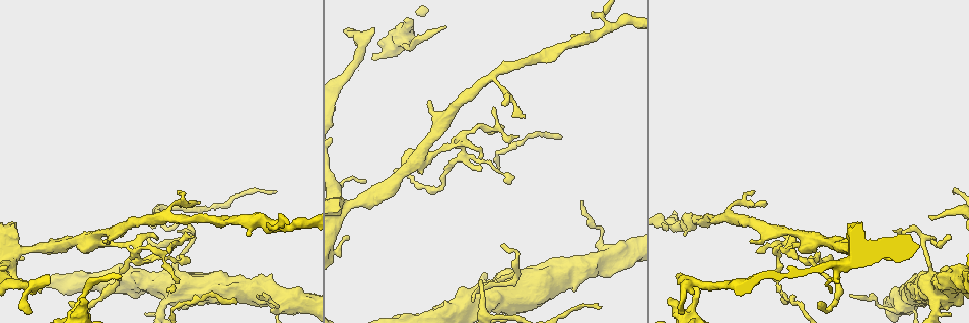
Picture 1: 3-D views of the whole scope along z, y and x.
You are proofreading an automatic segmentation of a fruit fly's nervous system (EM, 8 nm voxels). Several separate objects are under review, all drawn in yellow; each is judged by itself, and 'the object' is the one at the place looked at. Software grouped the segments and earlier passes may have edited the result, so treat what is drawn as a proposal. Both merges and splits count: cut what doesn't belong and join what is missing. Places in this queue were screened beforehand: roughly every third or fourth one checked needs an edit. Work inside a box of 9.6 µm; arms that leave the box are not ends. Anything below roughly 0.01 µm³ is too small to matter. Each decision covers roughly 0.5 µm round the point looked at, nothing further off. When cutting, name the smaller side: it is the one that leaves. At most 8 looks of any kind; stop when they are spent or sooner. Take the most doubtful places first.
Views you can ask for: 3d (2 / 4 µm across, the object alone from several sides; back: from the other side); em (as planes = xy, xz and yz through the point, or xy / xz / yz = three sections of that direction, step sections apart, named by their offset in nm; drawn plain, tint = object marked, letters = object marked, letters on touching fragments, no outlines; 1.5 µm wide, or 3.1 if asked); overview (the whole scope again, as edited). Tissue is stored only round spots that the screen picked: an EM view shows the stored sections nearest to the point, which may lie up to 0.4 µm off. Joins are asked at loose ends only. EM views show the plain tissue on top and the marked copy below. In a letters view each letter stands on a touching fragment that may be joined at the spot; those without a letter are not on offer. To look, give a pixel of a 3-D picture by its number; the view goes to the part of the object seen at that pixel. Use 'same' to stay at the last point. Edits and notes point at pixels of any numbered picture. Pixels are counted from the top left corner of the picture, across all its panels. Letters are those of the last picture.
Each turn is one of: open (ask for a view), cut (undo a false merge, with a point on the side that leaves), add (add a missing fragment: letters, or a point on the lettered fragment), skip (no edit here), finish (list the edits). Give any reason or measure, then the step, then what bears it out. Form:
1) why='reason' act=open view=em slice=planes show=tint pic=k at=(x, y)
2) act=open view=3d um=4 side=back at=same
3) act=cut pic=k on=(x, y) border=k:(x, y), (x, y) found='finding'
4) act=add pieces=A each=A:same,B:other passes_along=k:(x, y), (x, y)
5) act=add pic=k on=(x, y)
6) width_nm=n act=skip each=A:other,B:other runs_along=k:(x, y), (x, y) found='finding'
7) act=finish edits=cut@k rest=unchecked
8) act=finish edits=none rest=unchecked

why='branch stops here' act=open view=3d um=2 pic=1 at=(677, 278)

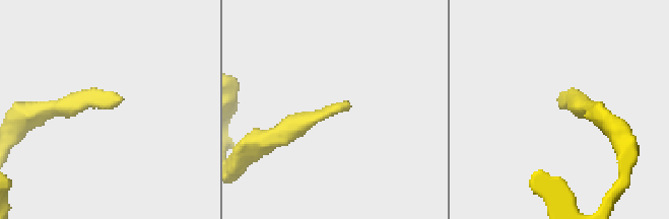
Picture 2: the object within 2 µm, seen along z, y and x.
act=open view=em slice=planes show=letters pic=2 at=(562, 104)

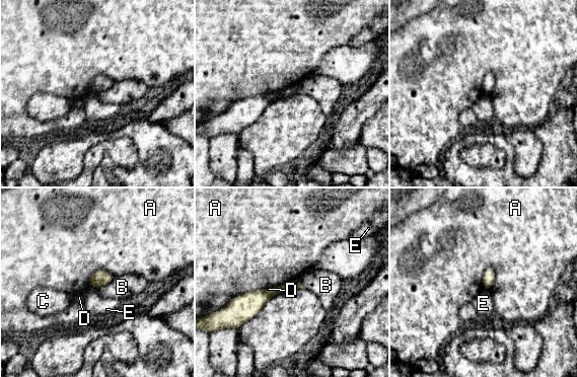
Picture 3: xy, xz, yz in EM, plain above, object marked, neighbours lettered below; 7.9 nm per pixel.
act=skip each=A:other,B:other,C:other,D:other,E:other found='none of them fits'

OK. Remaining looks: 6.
why='thick turns thin' act=open view=3d um=4 pic=1 at=(16, 250)

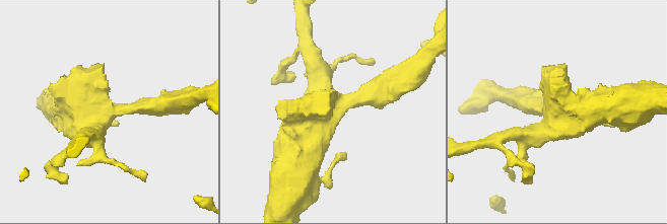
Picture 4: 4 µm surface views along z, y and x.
why='now the EM' act=open view=em slice=xz step=8 show=tint pic=4 at=(331, 105)

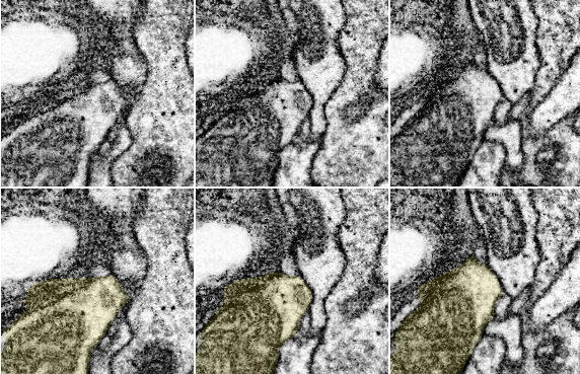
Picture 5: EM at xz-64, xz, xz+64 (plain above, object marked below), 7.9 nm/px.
act=open view=em slice=planes show=letters at=same

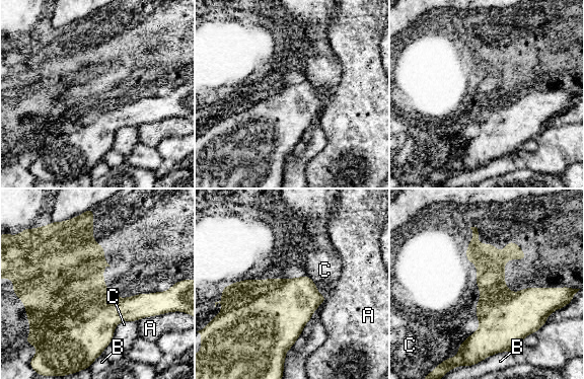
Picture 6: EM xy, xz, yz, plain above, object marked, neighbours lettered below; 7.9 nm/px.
width_nm=300 act=skip each=A:other,B:other,C:other border=6:(136, 320), (120, 321), (111, 342) found='continuous, no second cell'

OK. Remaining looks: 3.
why='free end' act=open view=em slice=planes show=letters pic=1 at=(474, 301)

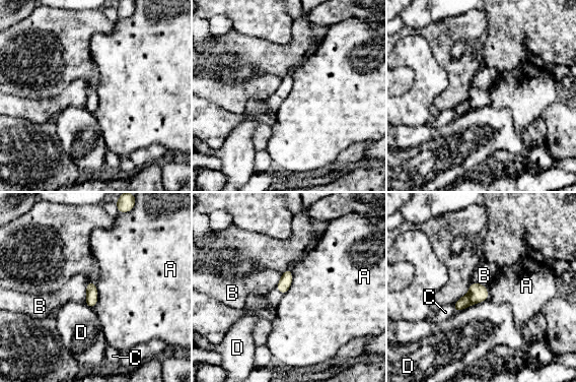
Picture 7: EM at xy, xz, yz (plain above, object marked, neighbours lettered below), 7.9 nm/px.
act=skip each=A:other,B:other,C:other,D:other border=7:(291, 268), (291, 285), (284, 295) found='none of them fits'

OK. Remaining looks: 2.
why='an open end' act=open view=em slice=xy step=8 show=tint pic=1 at=(157, 239)

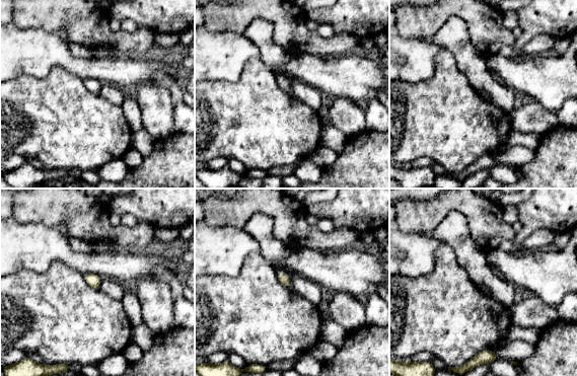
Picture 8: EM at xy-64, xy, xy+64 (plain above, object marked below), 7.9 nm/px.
act=open view=em slice=planes show=letters at=same

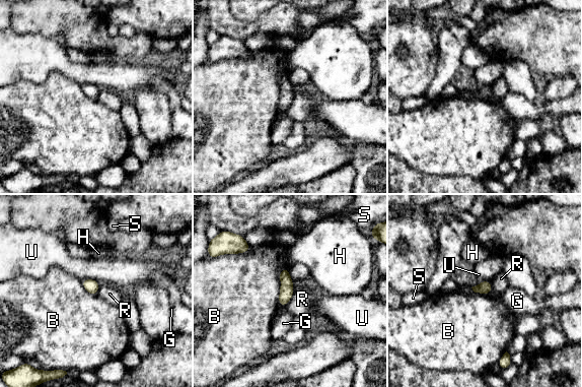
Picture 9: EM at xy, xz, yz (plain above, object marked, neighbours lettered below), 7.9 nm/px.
width_nm=110 longest_contact=B:320nm act=skip each=B:other,G:other,H:other,R:other,S:other,U:other found='no lettered fragment goes on from it'

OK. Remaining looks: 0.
act=finish edits=none rest=unchecked

